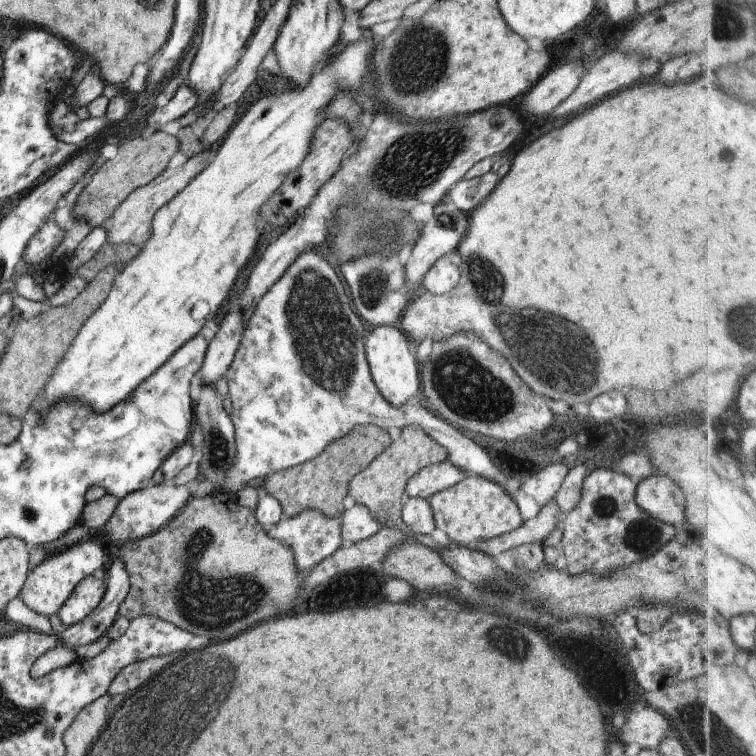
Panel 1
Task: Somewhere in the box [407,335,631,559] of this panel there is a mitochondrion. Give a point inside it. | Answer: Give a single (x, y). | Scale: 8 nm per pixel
(462, 385)

